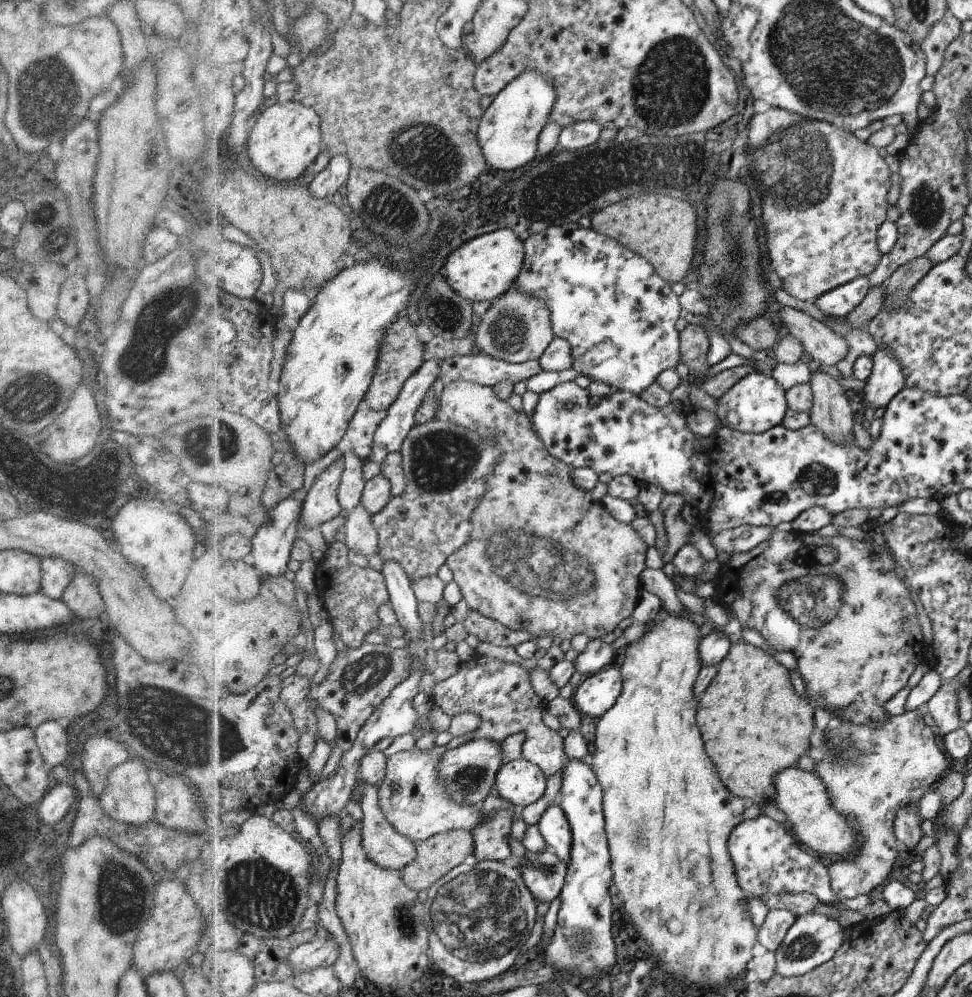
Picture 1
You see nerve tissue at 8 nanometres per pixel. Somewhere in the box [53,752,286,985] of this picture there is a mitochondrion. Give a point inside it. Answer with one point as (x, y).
(121, 904)

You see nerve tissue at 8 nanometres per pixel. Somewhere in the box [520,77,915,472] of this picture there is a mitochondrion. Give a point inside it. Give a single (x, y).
(797, 159)

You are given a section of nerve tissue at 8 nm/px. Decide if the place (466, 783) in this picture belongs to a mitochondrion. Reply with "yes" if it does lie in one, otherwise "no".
yes

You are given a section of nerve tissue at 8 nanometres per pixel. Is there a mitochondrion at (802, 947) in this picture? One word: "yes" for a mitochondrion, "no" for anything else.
yes

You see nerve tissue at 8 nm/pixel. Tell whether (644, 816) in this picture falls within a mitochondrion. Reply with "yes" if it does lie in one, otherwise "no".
yes

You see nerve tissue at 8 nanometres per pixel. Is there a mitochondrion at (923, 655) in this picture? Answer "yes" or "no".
no

